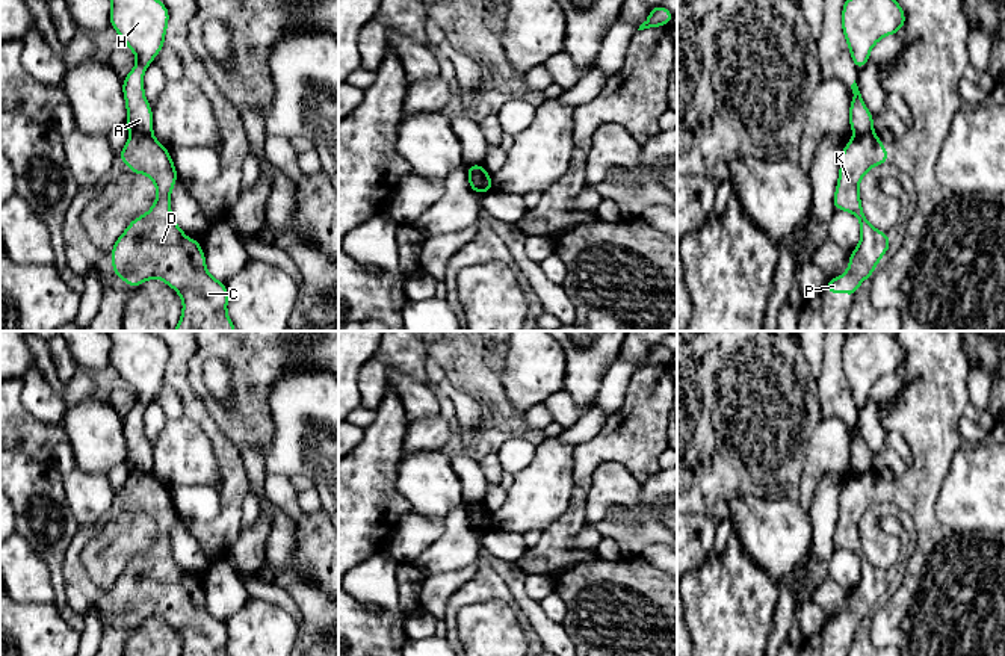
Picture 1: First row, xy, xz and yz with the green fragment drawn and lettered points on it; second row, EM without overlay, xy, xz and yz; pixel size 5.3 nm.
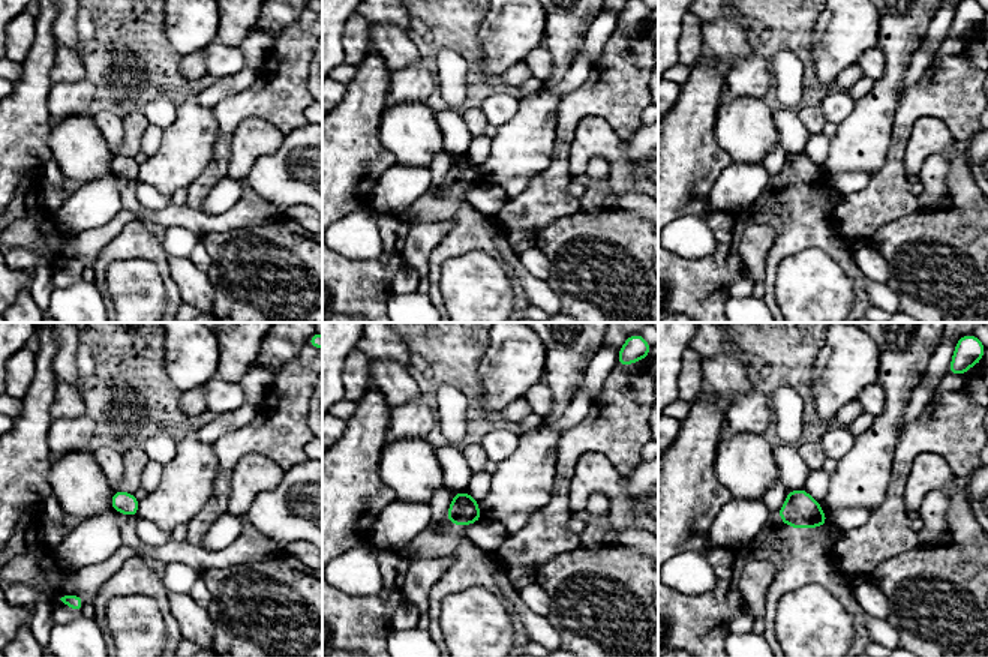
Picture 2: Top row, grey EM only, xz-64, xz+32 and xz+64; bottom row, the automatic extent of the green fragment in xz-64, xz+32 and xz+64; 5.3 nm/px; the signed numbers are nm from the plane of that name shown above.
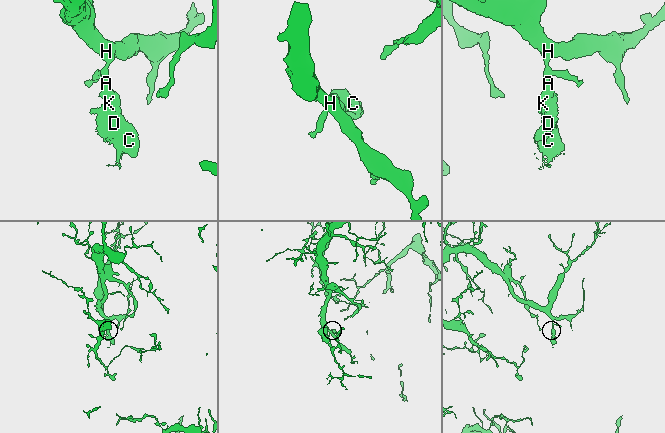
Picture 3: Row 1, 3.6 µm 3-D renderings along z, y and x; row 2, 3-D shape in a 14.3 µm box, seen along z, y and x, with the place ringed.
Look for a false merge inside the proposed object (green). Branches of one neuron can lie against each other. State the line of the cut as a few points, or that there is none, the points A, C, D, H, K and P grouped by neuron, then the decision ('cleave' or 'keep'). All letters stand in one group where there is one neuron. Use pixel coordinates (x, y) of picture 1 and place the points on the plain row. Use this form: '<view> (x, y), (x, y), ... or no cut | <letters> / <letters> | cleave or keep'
xy (151, 472), (130, 473) | A H / C D K P | cleave

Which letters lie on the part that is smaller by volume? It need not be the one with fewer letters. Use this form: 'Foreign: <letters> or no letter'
Foreign: C, D, K, P

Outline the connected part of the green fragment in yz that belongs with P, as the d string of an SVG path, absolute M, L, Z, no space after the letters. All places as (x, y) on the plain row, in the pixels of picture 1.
M875 470L854 475L842 490L833 546L834 549L846 549L857 555L861 577L857 586L849 591L848 609L843 614L830 617L825 630L840 633L845 623L846 635L852 638L861 620L874 614L880 597L889 589L892 579L886 570L875 568L869 562L858 532L863 514L870 506L884 502L889 502L887 487Z

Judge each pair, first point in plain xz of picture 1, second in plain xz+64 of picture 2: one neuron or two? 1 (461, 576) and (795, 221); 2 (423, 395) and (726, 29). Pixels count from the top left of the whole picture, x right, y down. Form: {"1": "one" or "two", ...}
{"1": "two", "2": "one"}

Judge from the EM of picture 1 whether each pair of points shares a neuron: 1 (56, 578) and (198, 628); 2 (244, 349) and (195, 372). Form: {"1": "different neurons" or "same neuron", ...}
{"1": "different neurons", "2": "same neuron"}

